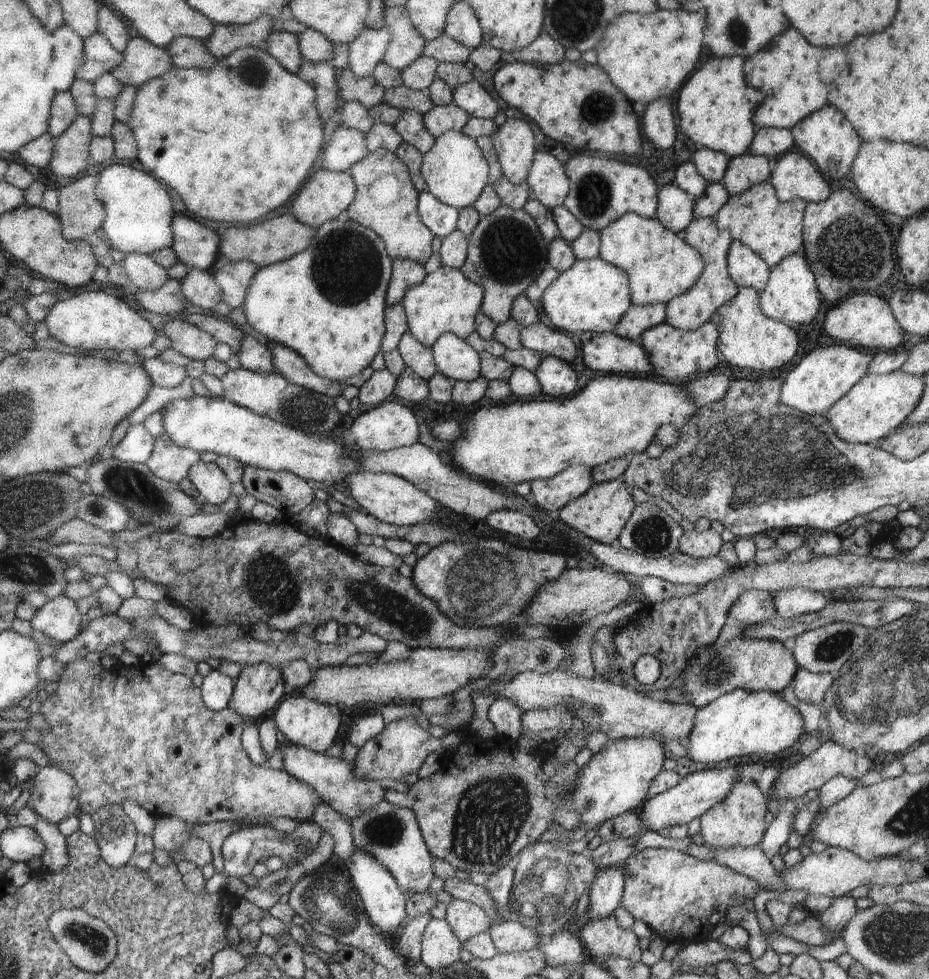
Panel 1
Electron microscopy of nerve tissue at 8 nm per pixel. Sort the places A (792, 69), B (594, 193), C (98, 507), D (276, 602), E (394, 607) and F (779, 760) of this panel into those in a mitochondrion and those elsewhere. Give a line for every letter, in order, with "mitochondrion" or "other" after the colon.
A: other
B: mitochondrion
C: mitochondrion
D: mitochondrion
E: mitochondrion
F: other

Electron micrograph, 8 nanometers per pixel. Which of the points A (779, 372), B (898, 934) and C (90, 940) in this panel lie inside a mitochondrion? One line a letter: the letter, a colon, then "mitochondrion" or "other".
A: other
B: mitochondrion
C: mitochondrion

